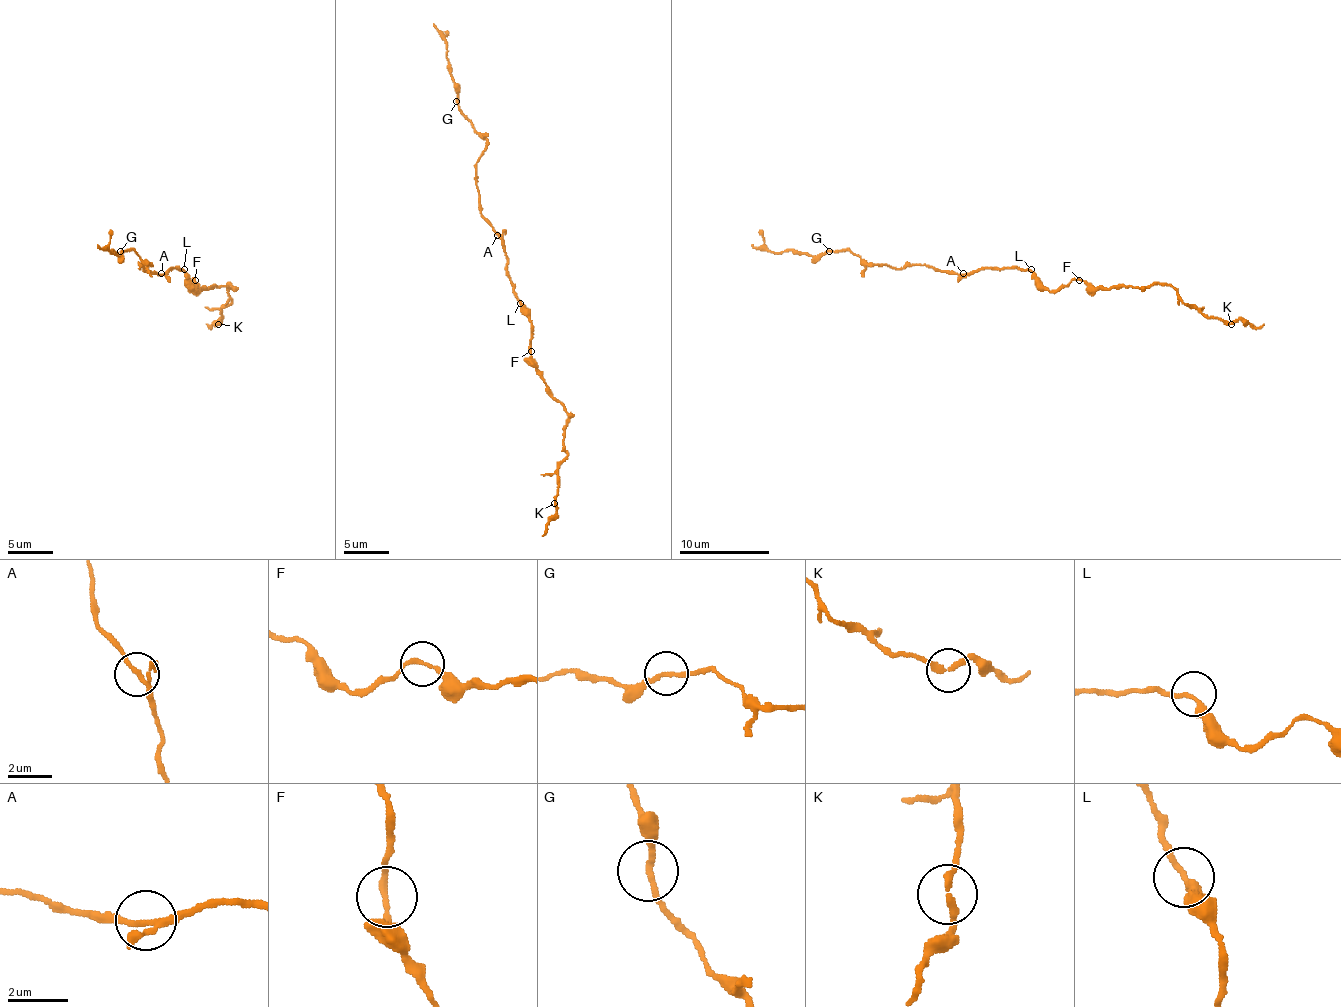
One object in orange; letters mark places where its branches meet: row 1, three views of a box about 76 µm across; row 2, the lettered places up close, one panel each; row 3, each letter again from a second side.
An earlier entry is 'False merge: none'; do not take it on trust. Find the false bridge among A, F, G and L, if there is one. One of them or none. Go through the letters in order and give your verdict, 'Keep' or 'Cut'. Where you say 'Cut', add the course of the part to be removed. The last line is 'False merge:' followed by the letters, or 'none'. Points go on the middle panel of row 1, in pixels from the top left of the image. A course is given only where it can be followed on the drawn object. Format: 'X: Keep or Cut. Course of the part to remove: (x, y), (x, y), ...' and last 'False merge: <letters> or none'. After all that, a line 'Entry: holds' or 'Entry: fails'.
A: Keep
F: Keep
G: Keep
L: Keep
False merge: none
Entry: holds

